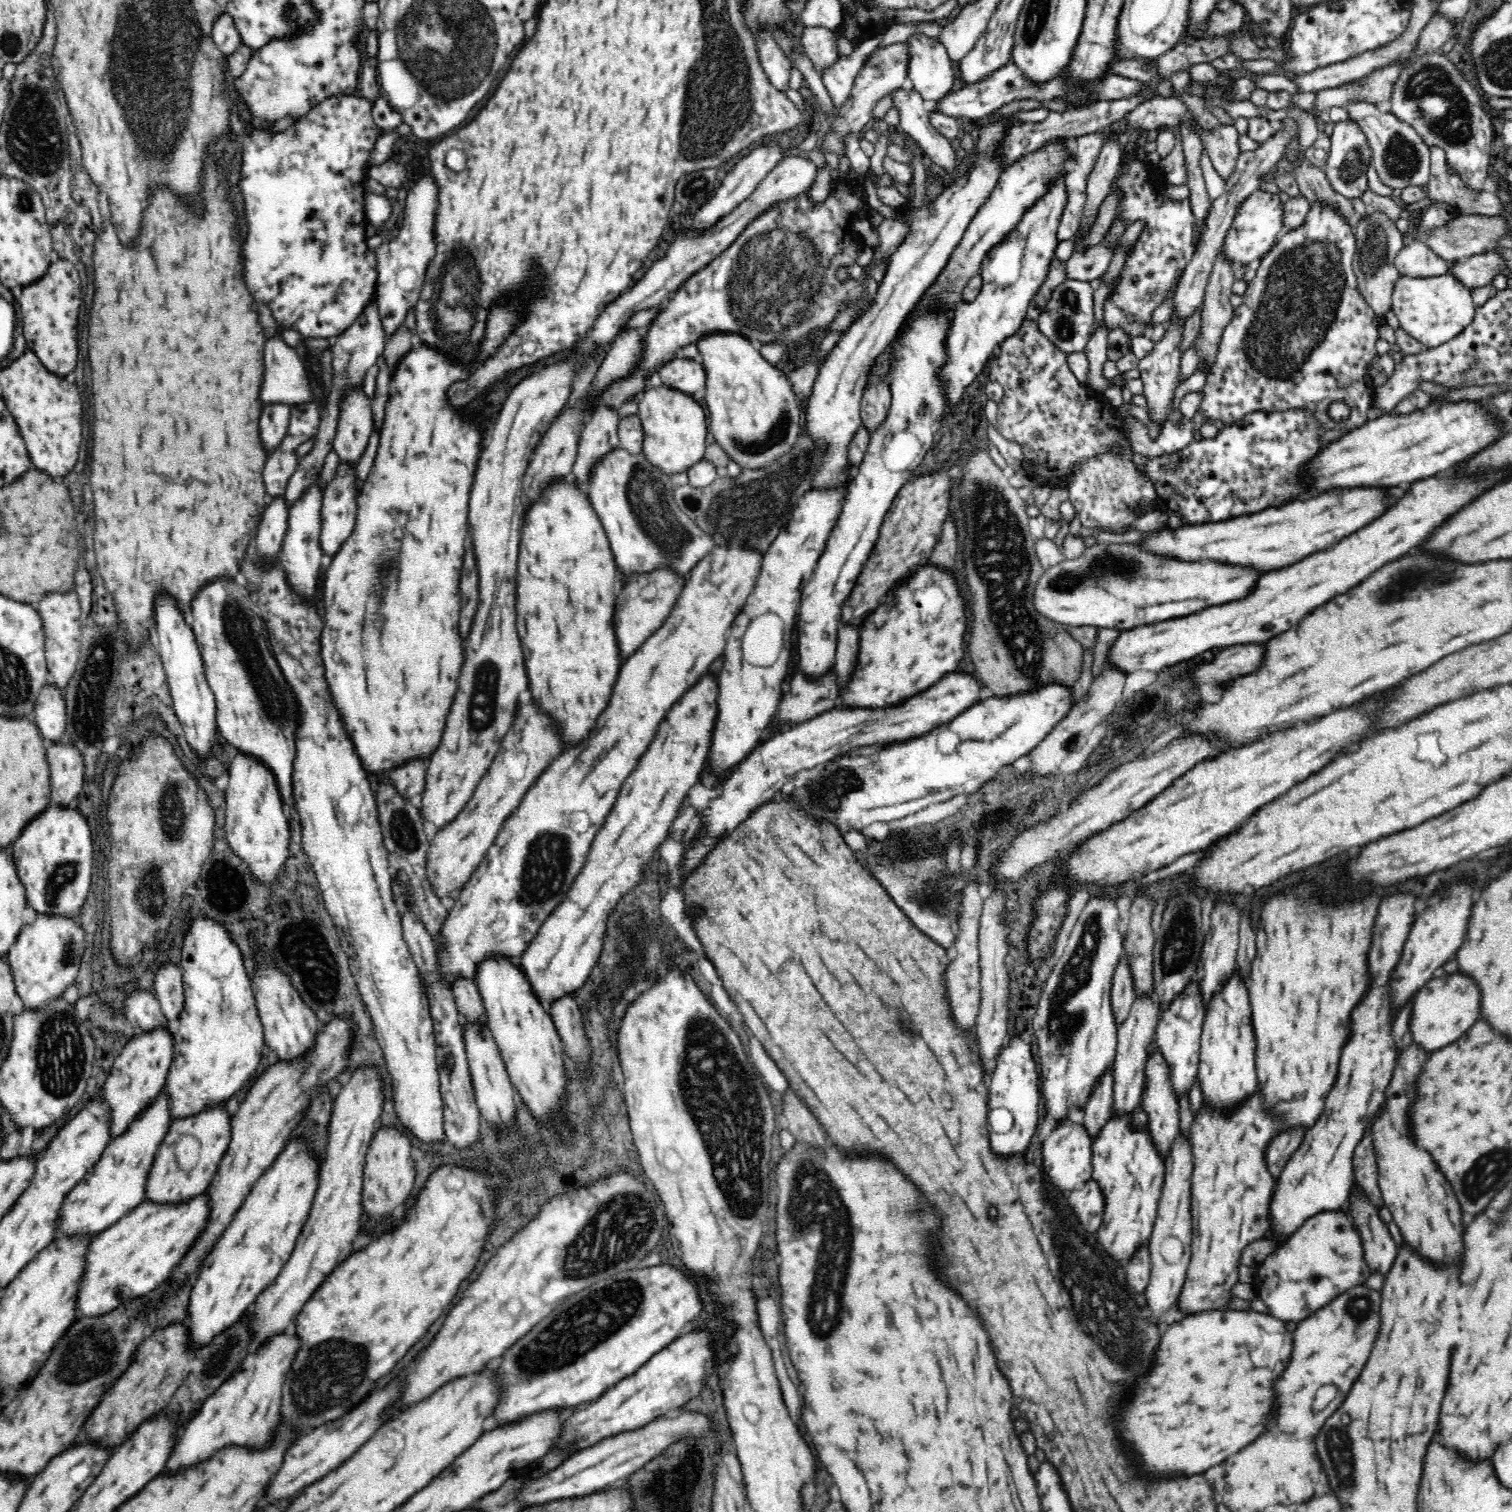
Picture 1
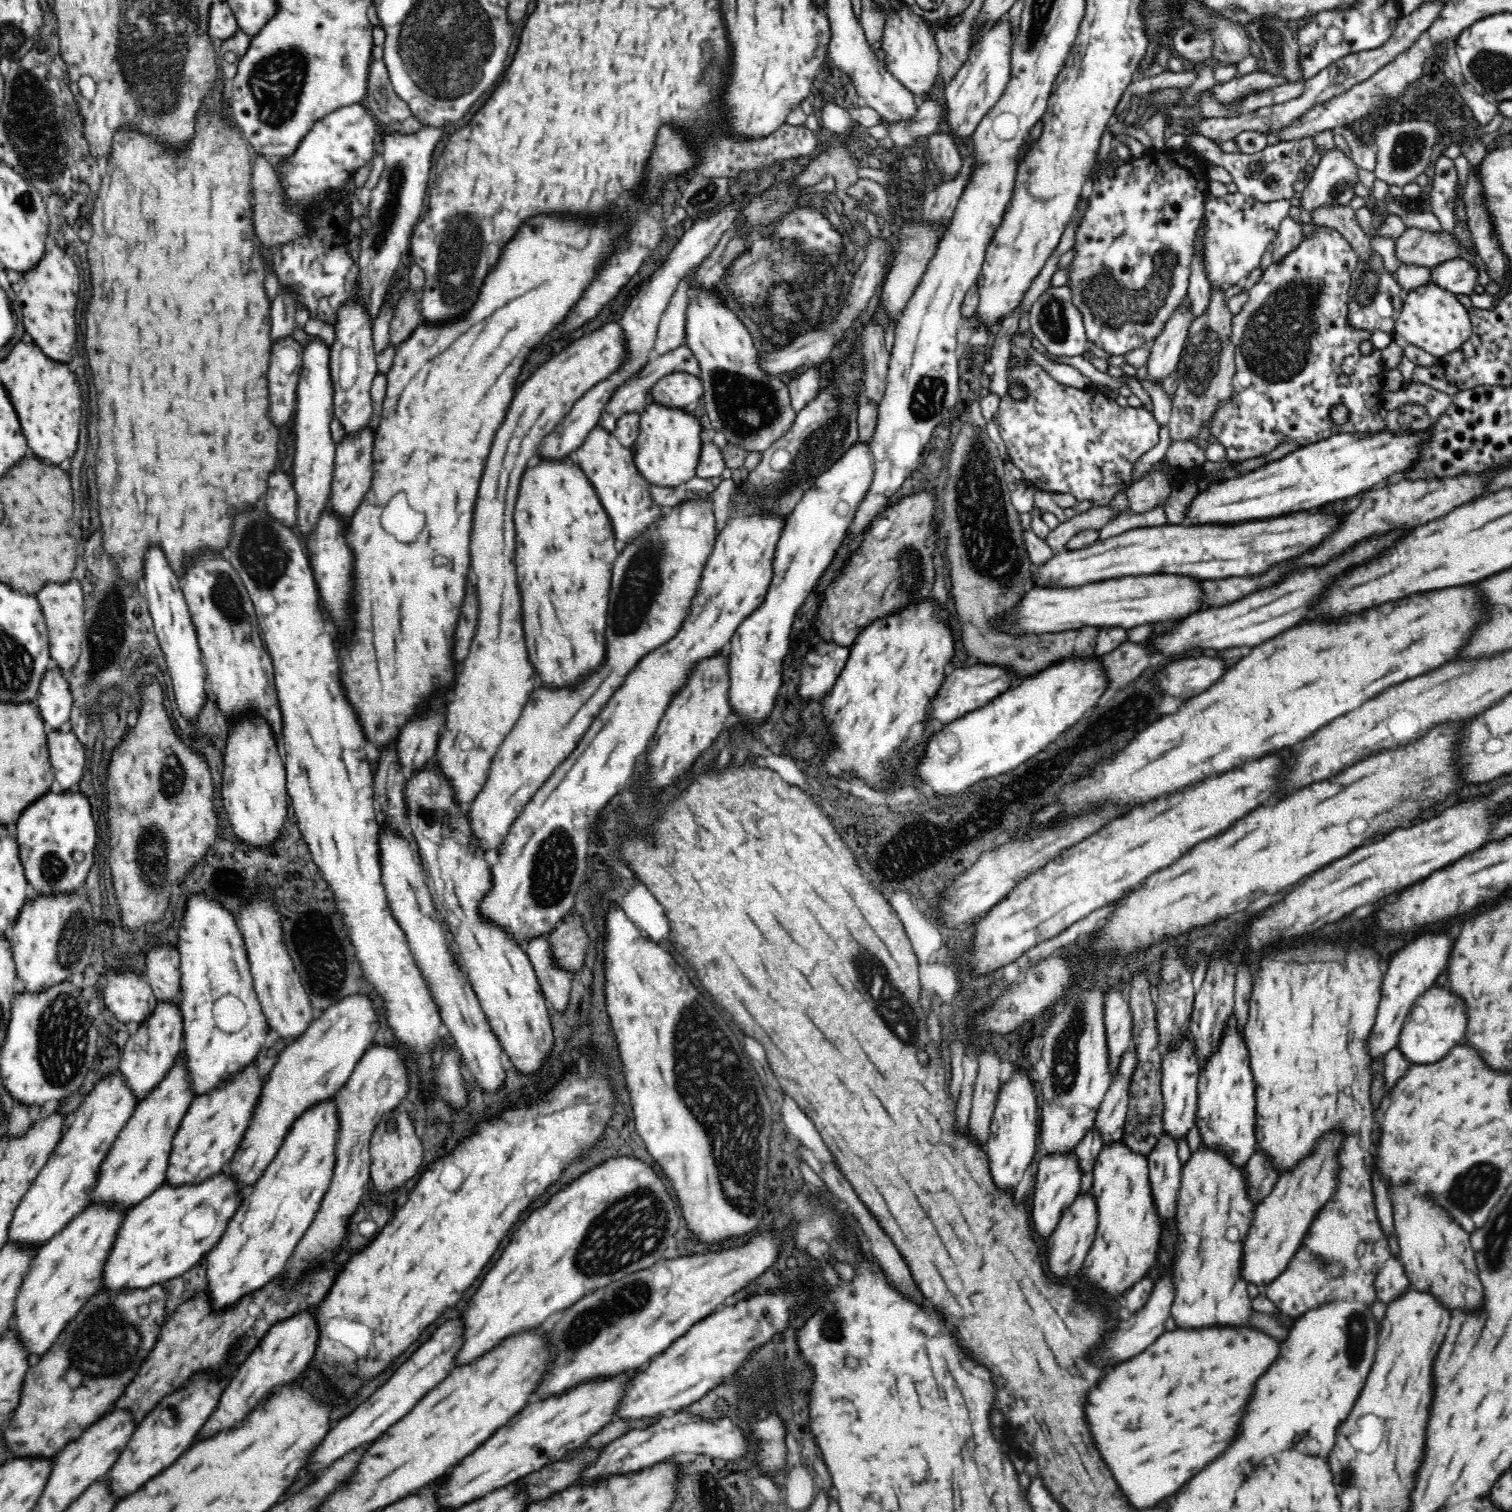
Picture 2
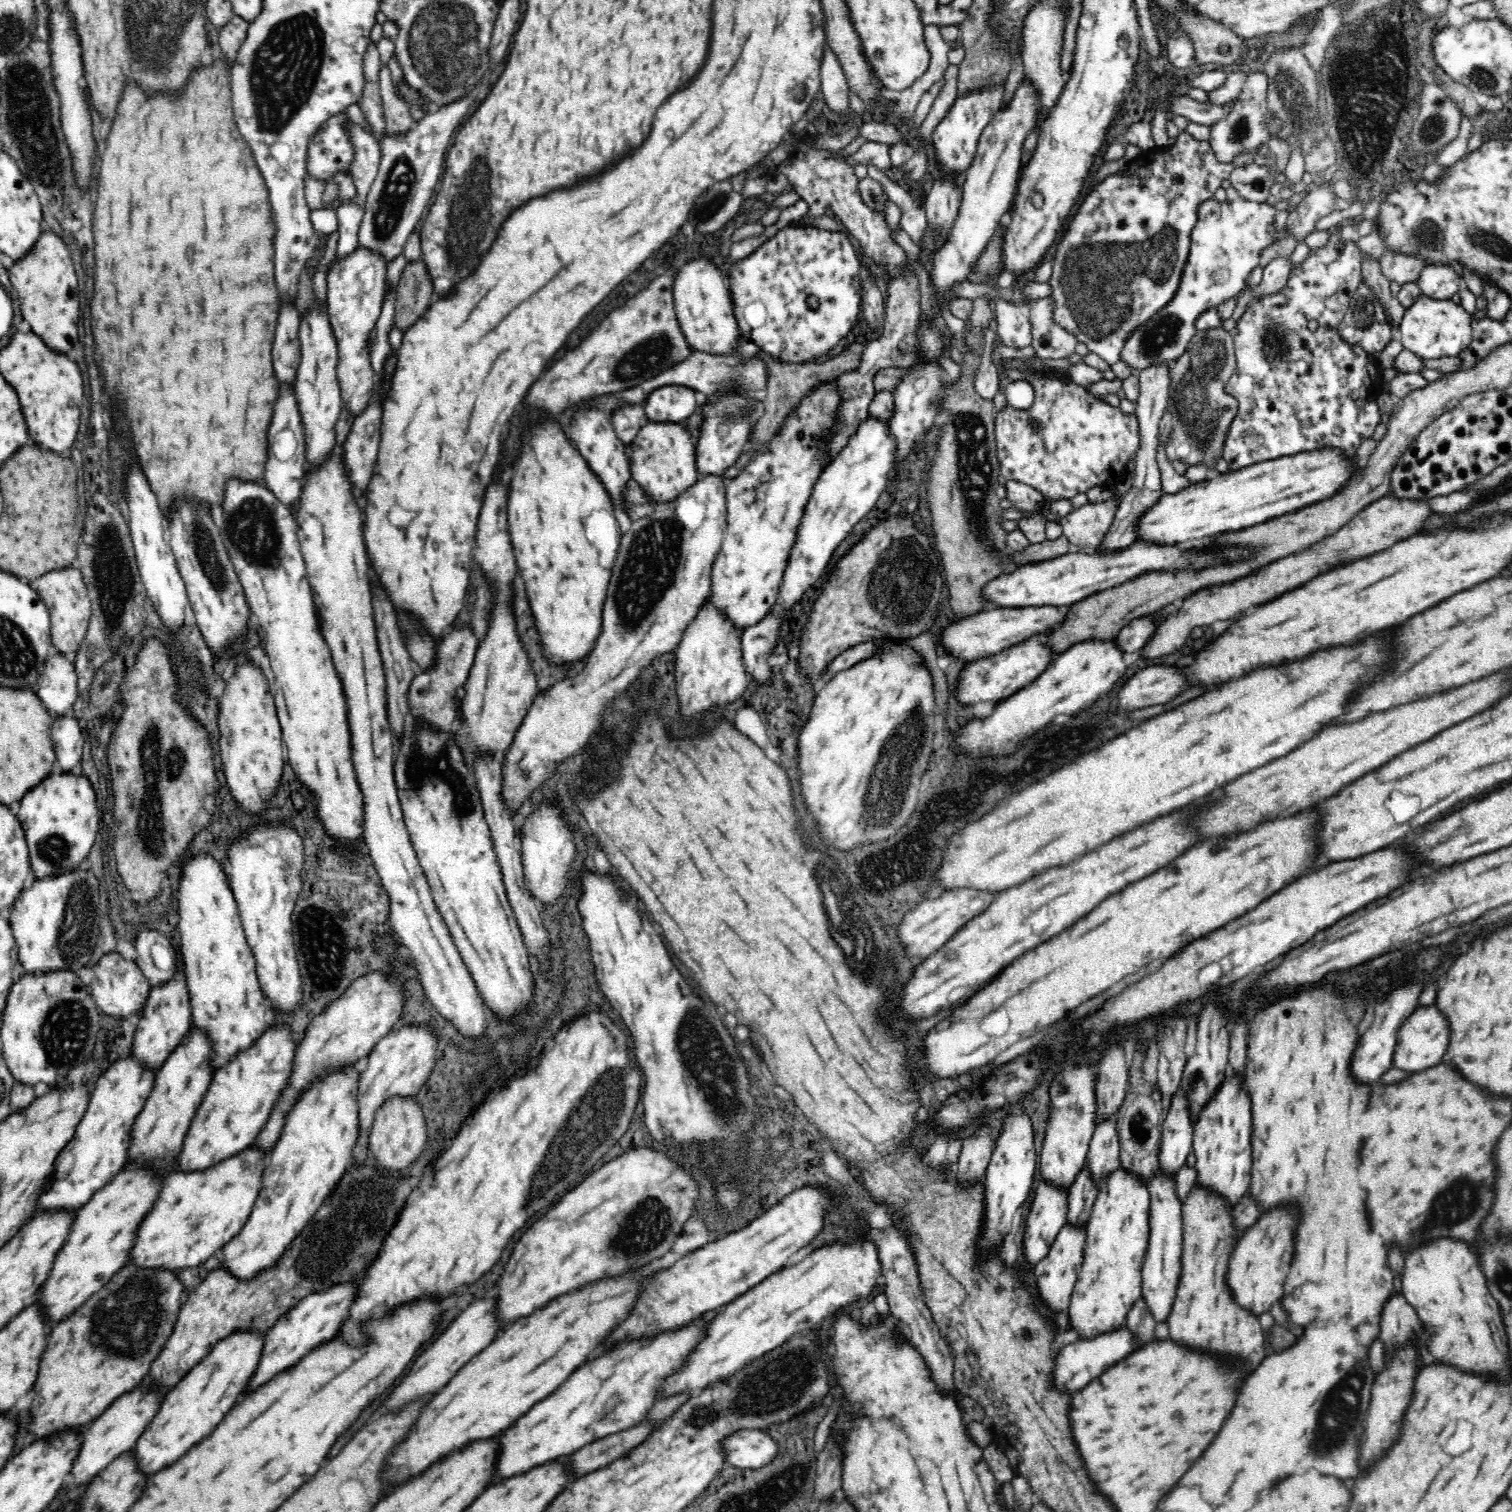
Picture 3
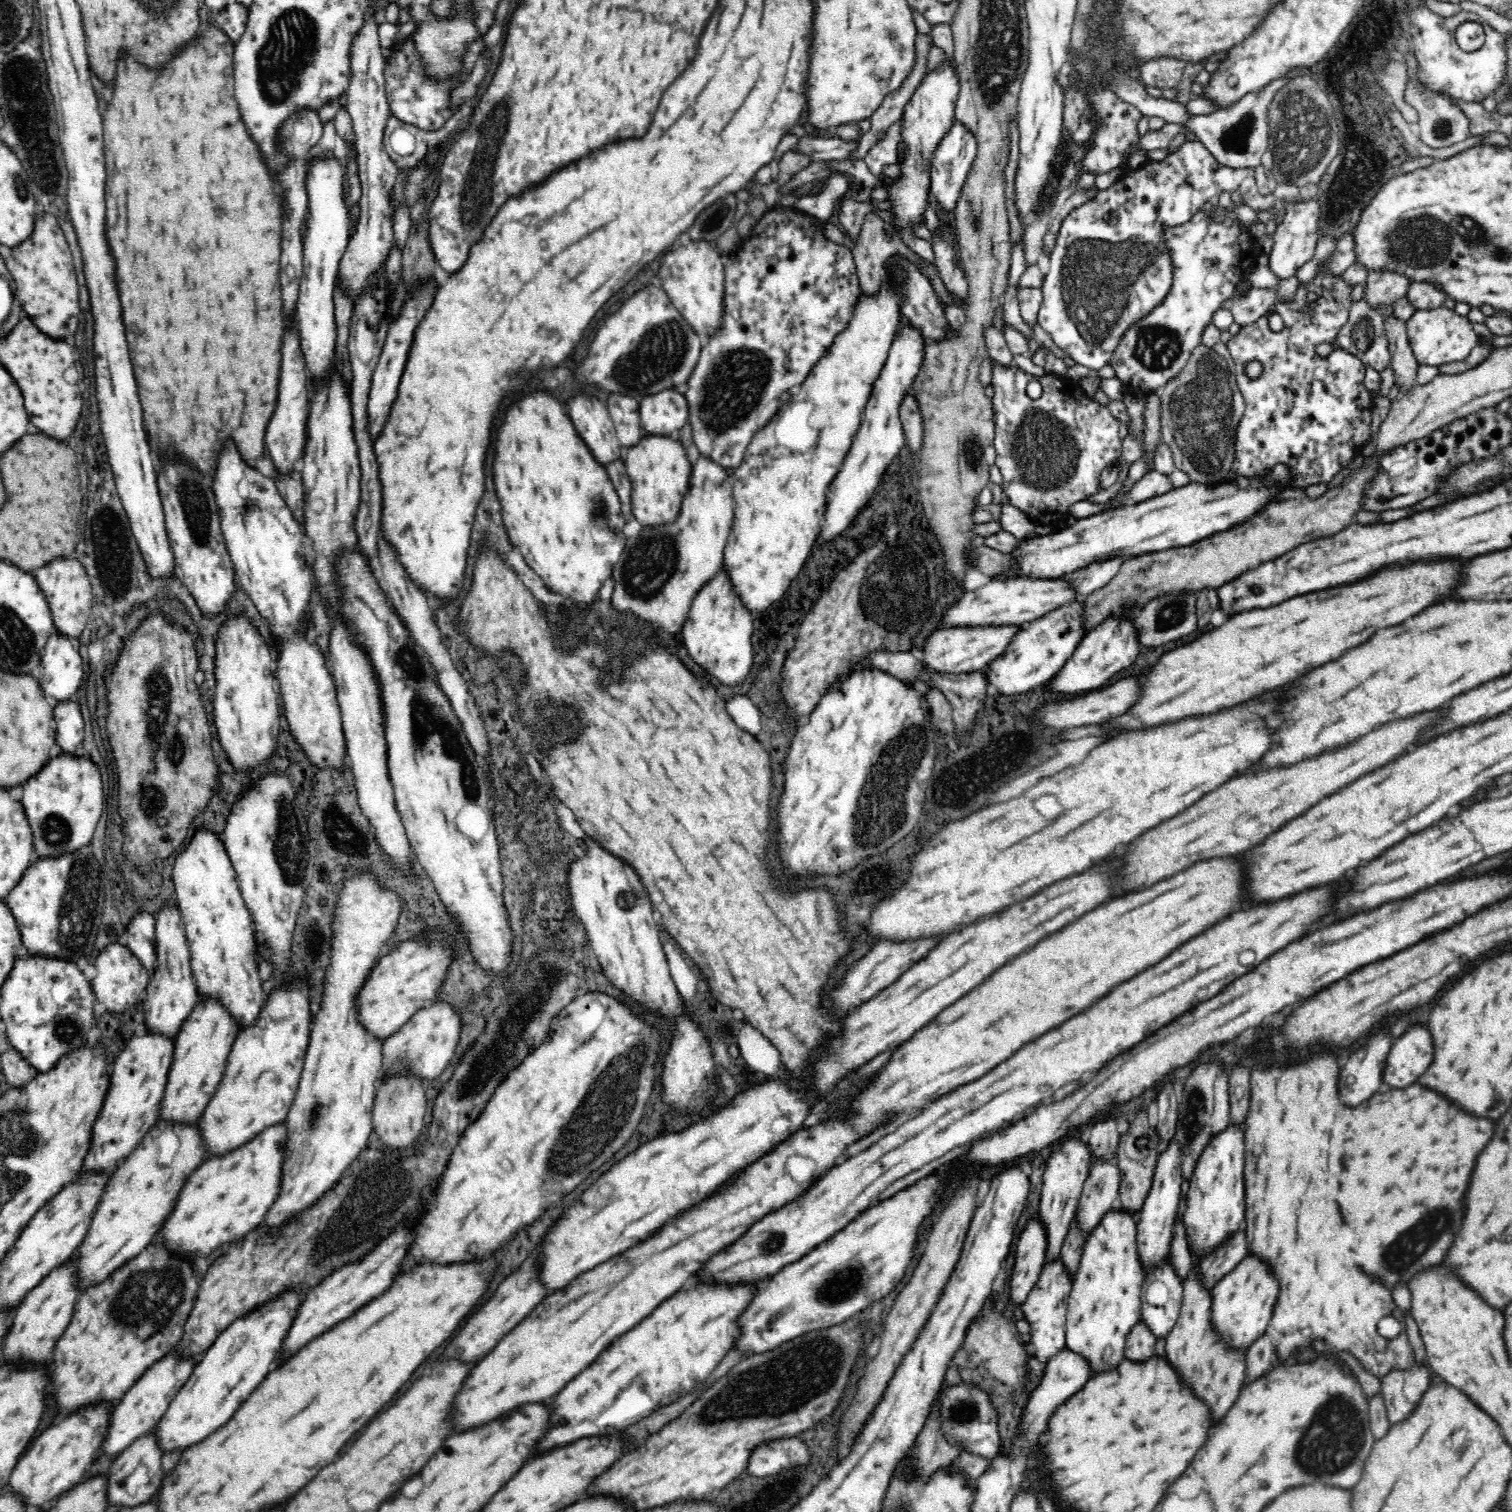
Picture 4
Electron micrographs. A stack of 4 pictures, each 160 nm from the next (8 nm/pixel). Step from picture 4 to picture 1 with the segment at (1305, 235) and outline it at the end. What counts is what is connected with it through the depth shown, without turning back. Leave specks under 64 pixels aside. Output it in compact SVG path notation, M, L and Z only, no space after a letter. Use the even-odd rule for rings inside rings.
M1349 119L1347 122L1334 124L1330 141L1328 159L1322 170L1331 188L1338 195L1349 200L1362 197L1364 192L1369 189L1367 170L1372 161L1372 153L1368 141L1366 141L1366 135L1360 131L1360 127L1352 119Z

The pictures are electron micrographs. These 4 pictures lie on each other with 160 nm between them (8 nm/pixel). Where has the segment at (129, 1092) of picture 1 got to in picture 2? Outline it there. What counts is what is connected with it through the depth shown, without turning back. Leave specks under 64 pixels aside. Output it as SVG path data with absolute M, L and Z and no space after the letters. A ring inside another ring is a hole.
M178 999L157 1000L152 1014L144 1022L135 1025L122 1050L119 1068L127 1085L134 1091L138 1102L144 1100L152 1088L164 1078L174 1060L182 1053L184 1047L183 1016Z

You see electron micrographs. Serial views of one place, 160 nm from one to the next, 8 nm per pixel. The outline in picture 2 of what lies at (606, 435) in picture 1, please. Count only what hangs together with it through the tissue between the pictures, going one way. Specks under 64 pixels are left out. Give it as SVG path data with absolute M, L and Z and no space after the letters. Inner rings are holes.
M682 344L678 346L678 348L674 348L674 350L666 352L666 354L658 355L654 353L653 356L649 358L647 365L642 368L640 372L622 382L622 384L614 390L614 394L612 394L610 400L606 403L604 410L602 410L599 418L599 425L606 429L608 433L613 434L615 428L614 426L616 426L616 420L618 420L620 416L624 416L626 413L637 412L641 409L644 410L644 408L648 405L647 394L650 393L653 386L661 378L675 372L684 372L696 375L696 377L701 375L701 368L698 359L694 356L694 353L686 344Z

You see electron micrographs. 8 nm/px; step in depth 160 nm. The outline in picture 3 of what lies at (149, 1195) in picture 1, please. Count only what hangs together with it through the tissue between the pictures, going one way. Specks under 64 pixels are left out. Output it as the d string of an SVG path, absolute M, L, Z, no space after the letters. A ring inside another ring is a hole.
M281 1020L269 1023L252 1046L240 1050L215 1070L179 1153L182 1171L210 1168L254 1144L289 1083L298 1042L289 1024Z

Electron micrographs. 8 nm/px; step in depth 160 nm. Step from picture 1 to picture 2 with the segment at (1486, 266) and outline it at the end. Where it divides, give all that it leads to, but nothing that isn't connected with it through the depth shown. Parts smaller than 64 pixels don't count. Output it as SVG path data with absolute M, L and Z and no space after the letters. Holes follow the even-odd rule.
M1461 255L1433 266L1429 282L1454 295L1473 296L1480 288L1476 278L1476 269L1465 255Z

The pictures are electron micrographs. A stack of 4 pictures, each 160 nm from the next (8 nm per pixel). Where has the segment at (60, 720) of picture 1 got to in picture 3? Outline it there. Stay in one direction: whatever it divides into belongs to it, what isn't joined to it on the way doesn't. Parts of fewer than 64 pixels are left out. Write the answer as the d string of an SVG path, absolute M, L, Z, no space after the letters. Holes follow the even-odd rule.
M60 652L48 656L44 663L44 672L38 678L40 682L34 686L34 692L42 700L42 705L50 710L50 716L58 718L76 702L76 666L72 656Z

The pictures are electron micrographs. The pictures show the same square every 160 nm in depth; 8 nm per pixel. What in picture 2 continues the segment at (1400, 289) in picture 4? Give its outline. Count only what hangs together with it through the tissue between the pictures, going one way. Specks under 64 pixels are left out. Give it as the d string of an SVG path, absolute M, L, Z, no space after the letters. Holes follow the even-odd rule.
M1408 228L1394 243L1394 255L1401 265L1432 268L1459 254L1465 255L1463 247L1450 234L1435 236L1420 228Z

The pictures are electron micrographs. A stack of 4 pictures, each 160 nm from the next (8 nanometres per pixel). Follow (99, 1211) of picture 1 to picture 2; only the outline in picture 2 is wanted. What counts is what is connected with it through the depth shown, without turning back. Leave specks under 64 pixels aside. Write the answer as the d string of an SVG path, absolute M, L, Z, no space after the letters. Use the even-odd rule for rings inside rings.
M181 1053L164 1074L164 1078L152 1088L152 1092L138 1102L130 1121L118 1134L114 1146L101 1164L98 1184L91 1194L91 1202L135 1207L167 1182L166 1171L174 1146L173 1140L182 1118L196 1098L191 1092L186 1063L185 1054Z

